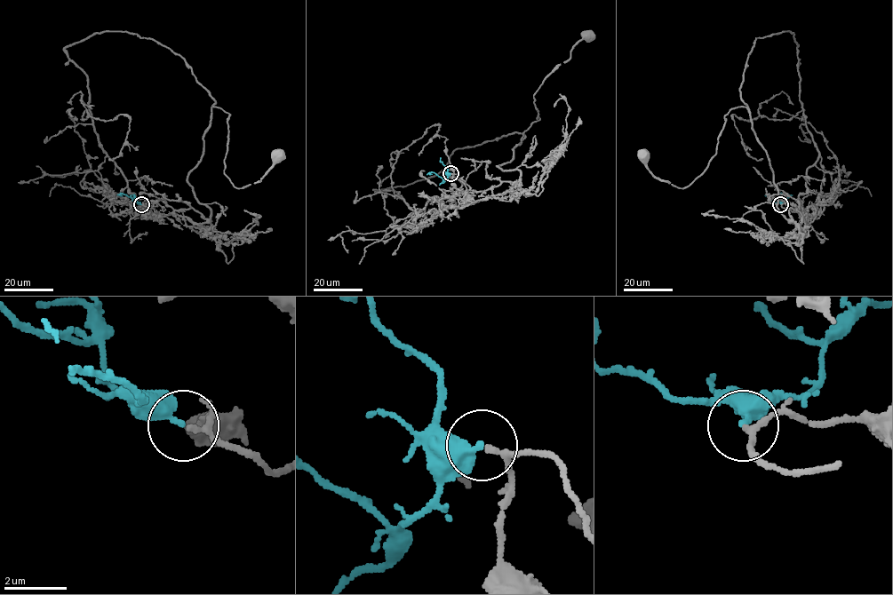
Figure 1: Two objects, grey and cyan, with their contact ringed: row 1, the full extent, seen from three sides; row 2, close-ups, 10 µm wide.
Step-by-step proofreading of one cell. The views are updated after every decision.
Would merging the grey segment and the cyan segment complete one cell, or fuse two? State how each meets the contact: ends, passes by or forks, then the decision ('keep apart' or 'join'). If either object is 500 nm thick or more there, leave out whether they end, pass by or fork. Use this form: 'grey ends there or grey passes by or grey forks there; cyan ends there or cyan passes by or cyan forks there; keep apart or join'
grey passes by; cyan ends there; join

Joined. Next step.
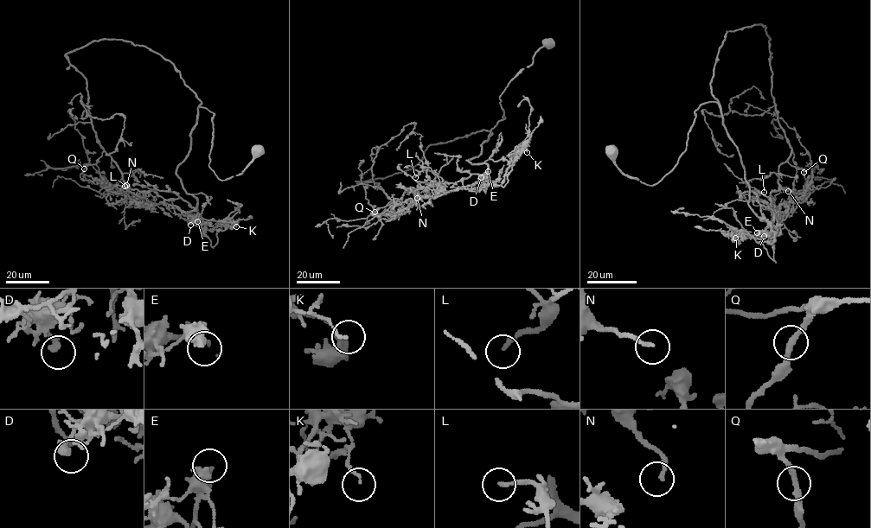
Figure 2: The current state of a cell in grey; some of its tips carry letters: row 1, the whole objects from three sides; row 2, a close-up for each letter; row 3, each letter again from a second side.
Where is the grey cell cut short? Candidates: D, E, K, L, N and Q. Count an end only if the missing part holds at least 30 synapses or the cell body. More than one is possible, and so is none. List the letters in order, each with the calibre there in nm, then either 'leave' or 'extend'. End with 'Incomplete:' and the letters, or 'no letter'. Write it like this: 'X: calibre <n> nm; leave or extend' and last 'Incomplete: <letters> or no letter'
D: calibre 280 nm; leave
E: calibre 340 nm; extend
K: calibre 130 nm; leave
L: calibre 150 nm; leave
N: calibre 170 nm; extend
Q: calibre 220 nm; leave
Incomplete: E, N

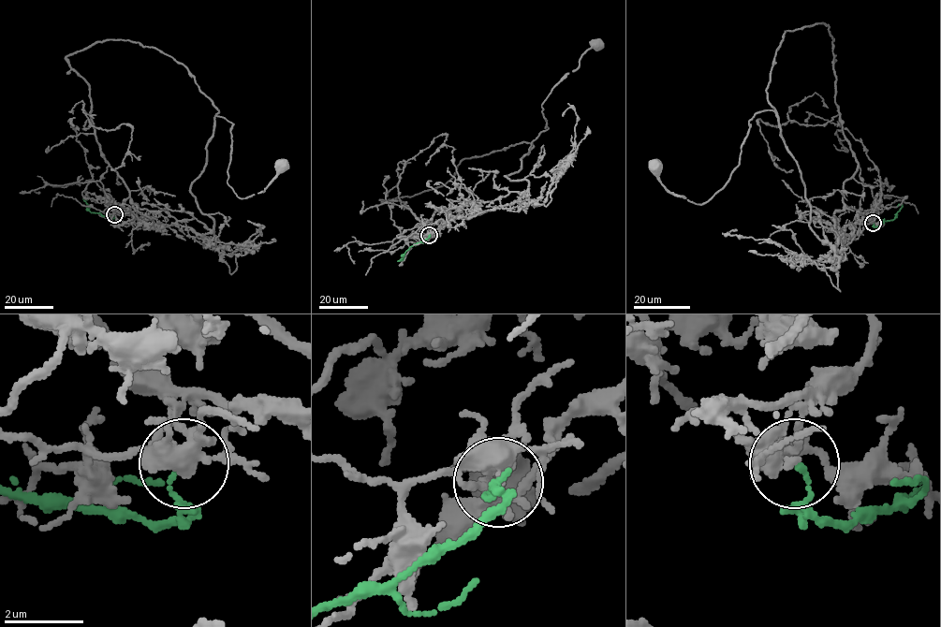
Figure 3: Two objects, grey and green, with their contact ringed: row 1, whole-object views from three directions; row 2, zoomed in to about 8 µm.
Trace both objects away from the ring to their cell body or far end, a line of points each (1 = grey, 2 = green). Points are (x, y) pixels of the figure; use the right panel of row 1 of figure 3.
1: (873, 223), (820, 239), (770, 109), (704, 203), (654, 167)
2: (873, 223), (876, 227), (884, 221), (892, 220), (902, 208), (901, 205), (897, 206)

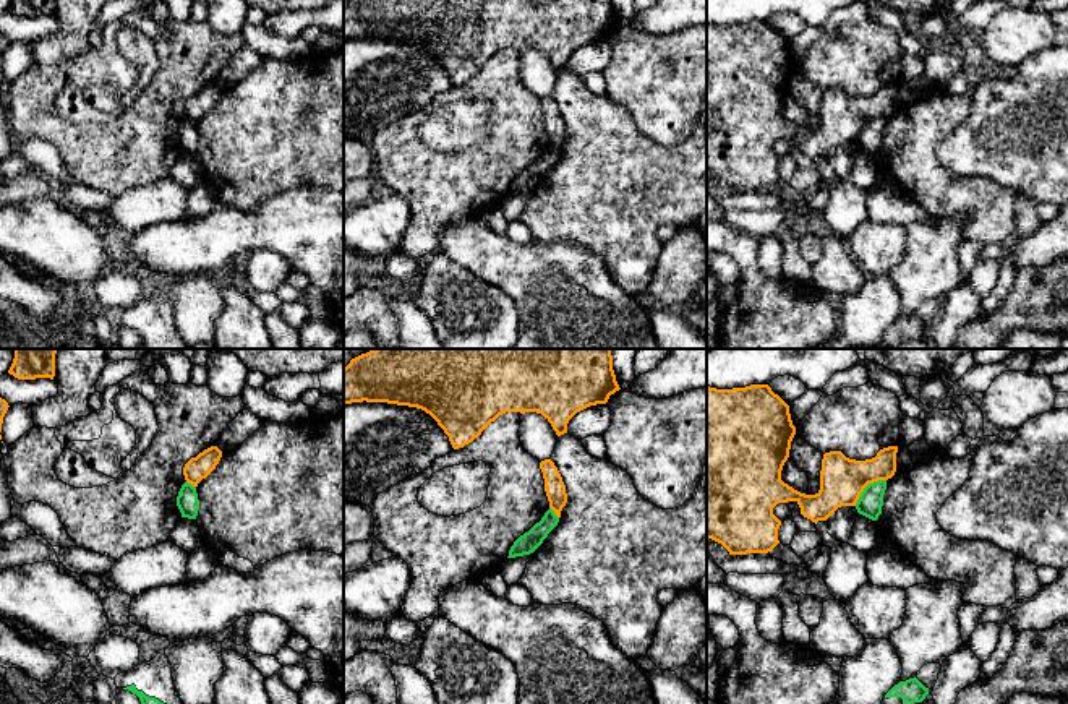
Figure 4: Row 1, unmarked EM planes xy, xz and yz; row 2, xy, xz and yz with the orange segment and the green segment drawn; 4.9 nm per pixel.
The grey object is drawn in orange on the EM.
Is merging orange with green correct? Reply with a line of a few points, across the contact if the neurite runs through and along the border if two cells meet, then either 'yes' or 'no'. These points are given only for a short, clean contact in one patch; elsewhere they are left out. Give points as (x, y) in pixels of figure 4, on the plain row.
line yz (885, 115), (871, 119), (854, 141); no

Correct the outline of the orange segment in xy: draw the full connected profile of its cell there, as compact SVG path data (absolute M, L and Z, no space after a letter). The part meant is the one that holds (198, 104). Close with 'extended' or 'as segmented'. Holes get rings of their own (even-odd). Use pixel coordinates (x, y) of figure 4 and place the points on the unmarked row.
M211 83L196 94L191 94L183 104L185 117L193 123L198 123L198 120L216 105L220 94L222 88L217 83Z | as segmented

